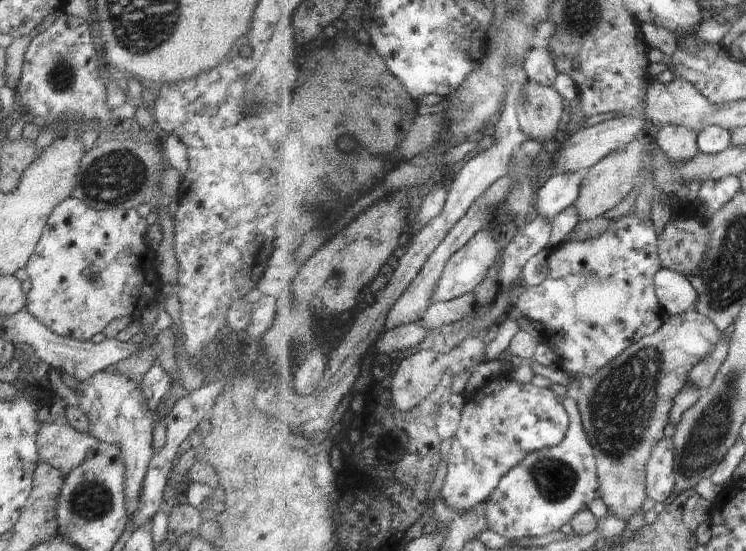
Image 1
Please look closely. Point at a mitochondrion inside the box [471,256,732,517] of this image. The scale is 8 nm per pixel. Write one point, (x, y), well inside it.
(620, 407)

